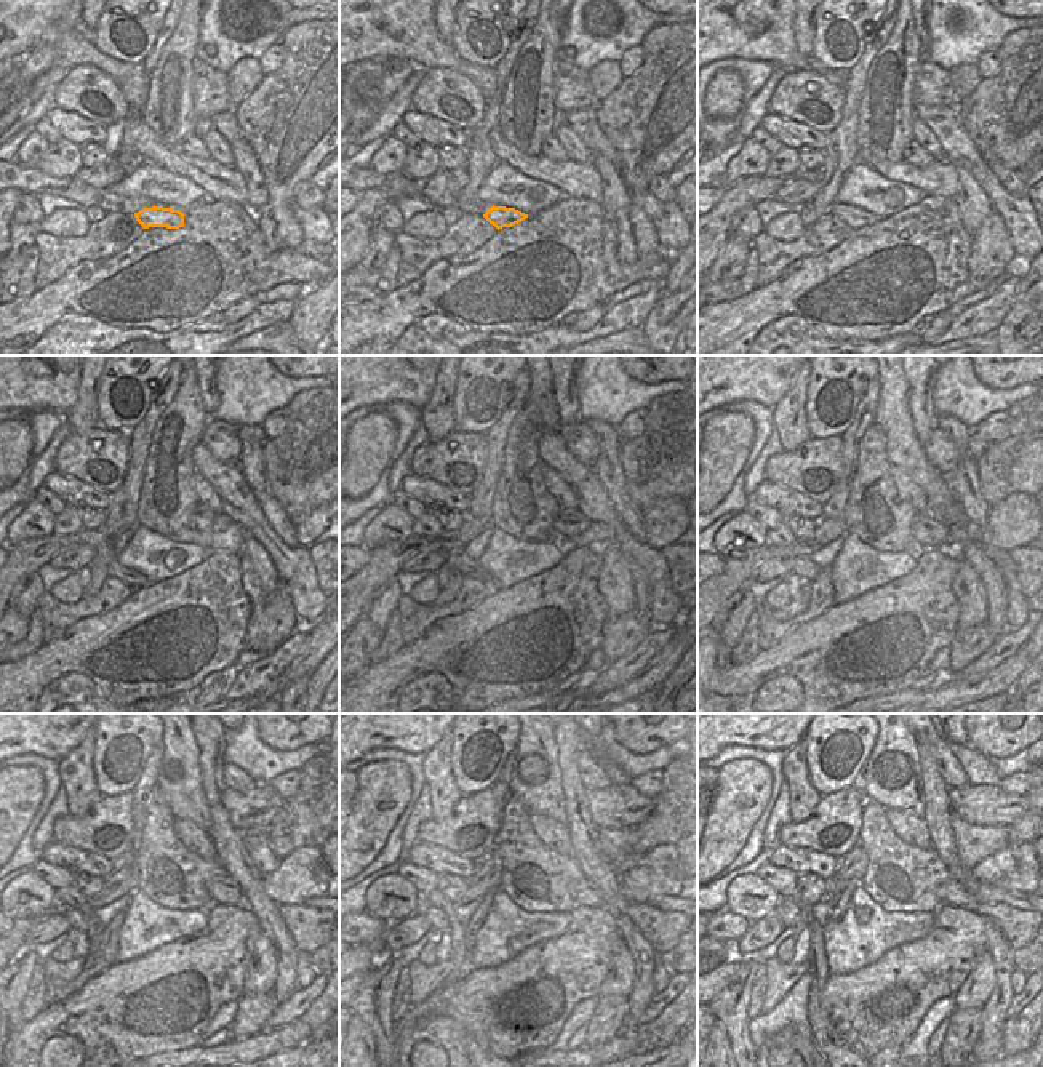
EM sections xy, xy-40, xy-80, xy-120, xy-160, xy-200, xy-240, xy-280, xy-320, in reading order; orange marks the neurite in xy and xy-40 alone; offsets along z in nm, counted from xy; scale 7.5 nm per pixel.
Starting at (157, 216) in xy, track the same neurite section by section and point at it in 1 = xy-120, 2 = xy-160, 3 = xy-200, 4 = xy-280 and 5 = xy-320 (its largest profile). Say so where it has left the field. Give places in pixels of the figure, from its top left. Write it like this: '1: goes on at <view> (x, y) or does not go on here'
1: goes on at xy-120 (114, 568)
2: goes on at xy-160 (469, 568)
3: goes on at xy-200 (803, 567)
4: goes on at xy-280 (437, 920)
5: goes on at xy-320 (791, 915)

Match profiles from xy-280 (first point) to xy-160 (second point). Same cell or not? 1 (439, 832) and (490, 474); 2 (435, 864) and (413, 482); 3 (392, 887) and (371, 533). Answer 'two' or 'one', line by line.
1: two
2: one
3: one

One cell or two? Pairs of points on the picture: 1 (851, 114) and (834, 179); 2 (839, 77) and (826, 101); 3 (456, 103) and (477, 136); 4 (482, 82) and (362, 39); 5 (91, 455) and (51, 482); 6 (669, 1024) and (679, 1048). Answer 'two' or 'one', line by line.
1: one
2: two
3: two
4: one
5: two
6: two

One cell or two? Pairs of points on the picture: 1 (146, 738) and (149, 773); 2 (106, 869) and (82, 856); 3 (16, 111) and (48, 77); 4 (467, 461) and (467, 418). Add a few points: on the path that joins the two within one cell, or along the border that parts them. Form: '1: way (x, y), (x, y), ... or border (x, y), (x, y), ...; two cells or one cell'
1: border (159, 743), (144, 763), (138, 783), (130, 791); two cells
2: way (99, 866), (88, 863); one cell
3: way (23, 103), (40, 85); one cell
4: border (455, 429), (483, 434); two cells

